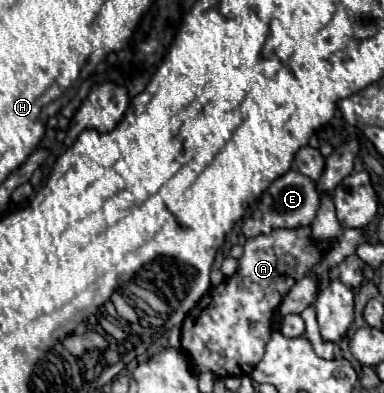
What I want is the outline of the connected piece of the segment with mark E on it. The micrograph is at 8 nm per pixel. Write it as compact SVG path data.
M290 169L286 175L278 177L260 197L256 209L252 211L252 215L244 221L242 225L242 233L246 237L256 237L260 233L270 233L272 229L284 227L284 229L294 229L294 227L302 227L302 225L310 225L316 217L316 211L320 207L320 193L316 183L298 173L296 169Z

